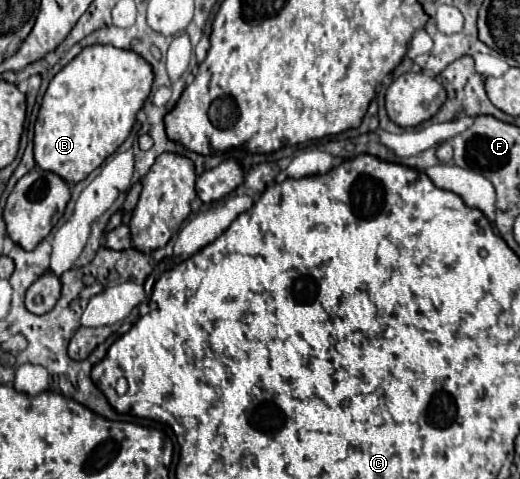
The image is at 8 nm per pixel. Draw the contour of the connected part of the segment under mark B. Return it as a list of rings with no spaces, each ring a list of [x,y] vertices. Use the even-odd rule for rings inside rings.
[[[110,44],[86,46],[72,62],[68,62],[50,82],[40,114],[34,126],[34,158],[36,164],[44,170],[60,174],[70,184],[84,180],[92,170],[96,170],[118,146],[130,136],[130,130],[136,122],[136,114],[150,96],[154,82],[152,66],[136,52],[114,48]]]

